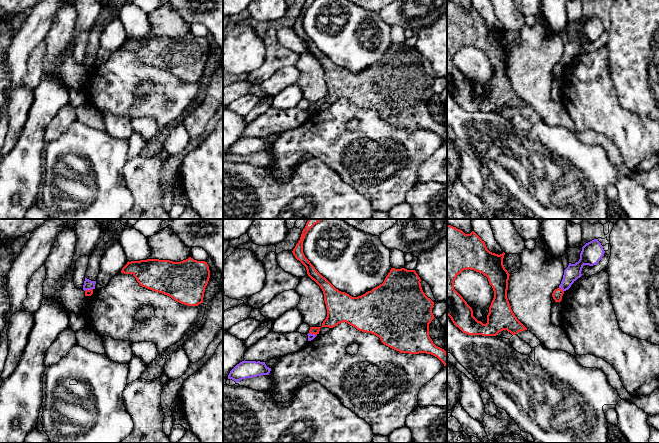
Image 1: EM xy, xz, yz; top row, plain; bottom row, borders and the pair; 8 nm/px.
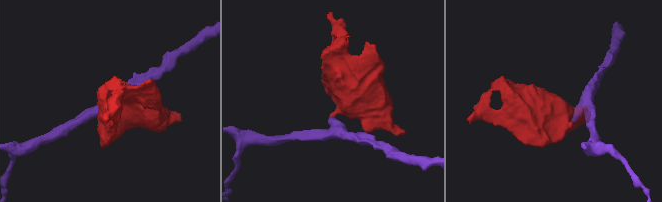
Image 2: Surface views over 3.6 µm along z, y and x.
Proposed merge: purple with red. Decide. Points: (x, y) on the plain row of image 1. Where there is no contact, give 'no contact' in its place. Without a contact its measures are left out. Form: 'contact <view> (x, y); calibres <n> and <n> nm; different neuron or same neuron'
contact yz (561, 64); calibres 120 and 90 nm; different neuron

